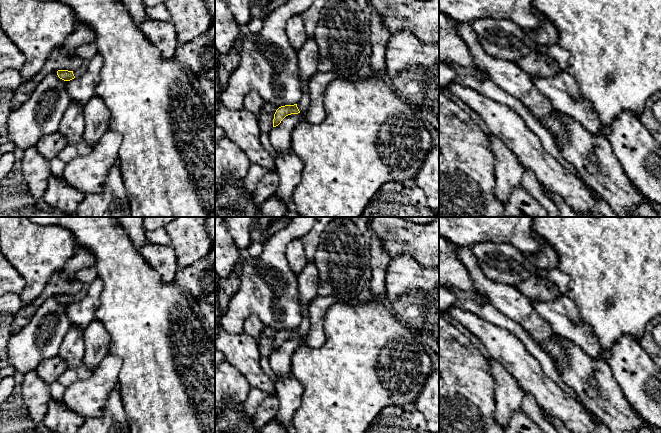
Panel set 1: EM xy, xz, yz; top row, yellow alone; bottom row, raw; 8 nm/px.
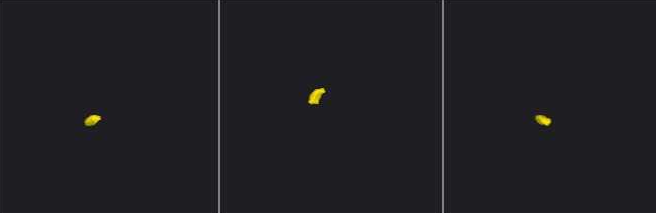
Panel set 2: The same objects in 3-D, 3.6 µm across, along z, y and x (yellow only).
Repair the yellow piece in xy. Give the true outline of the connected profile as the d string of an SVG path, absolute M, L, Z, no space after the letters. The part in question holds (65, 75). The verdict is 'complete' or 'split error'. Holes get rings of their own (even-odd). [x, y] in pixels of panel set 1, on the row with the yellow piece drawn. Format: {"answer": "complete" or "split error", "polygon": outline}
{"answer": "split error", "polygon": "M84 60L83 64L76 71L58 70L57 75L64 81L70 81L74 78L82 76L86 72L88 65L89 61Z"}

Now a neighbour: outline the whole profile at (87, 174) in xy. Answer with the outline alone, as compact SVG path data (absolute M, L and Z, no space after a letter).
M108 130L87 155L65 164L64 180L83 194L102 192L110 168L119 160L121 143L121 134Z

